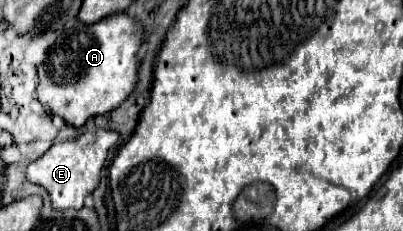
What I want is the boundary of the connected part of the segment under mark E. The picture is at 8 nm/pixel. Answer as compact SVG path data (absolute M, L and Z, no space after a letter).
M90 128L76 140L66 140L52 144L50 150L34 160L28 170L26 178L32 184L42 186L52 200L52 210L80 210L84 206L86 194L90 194L100 184L100 168L108 158L108 150L116 144L118 134L104 130L104 128Z

